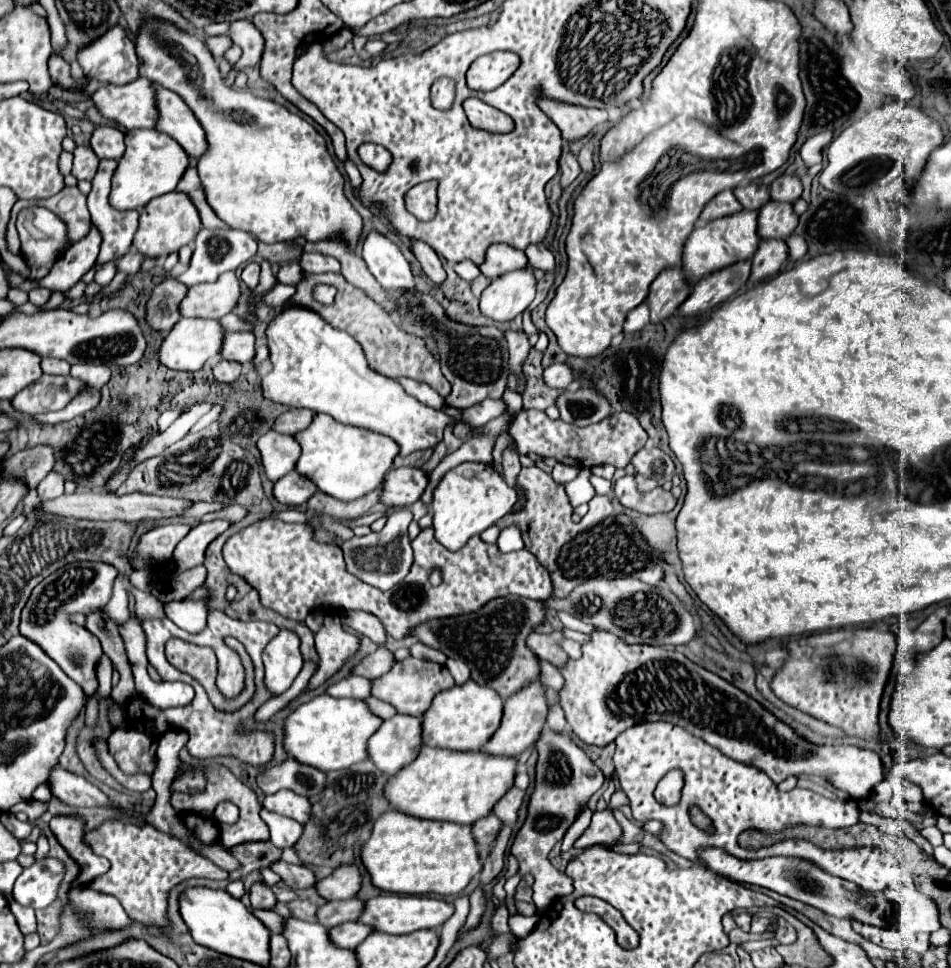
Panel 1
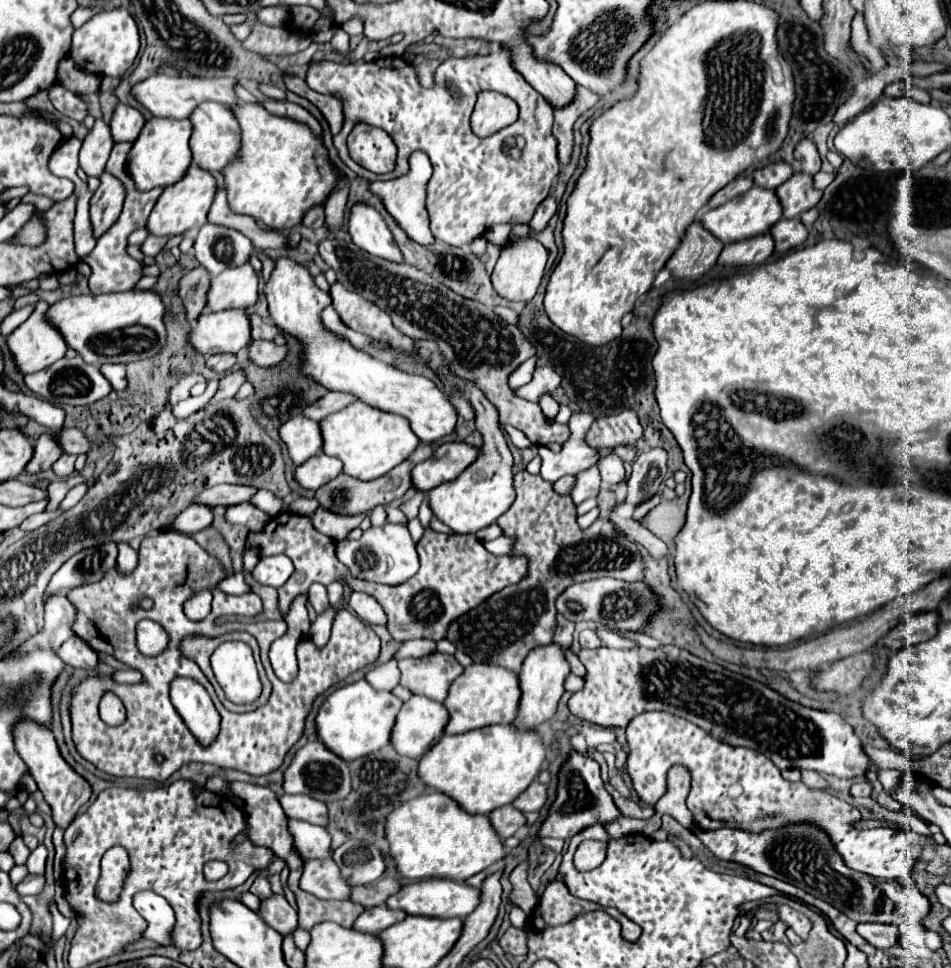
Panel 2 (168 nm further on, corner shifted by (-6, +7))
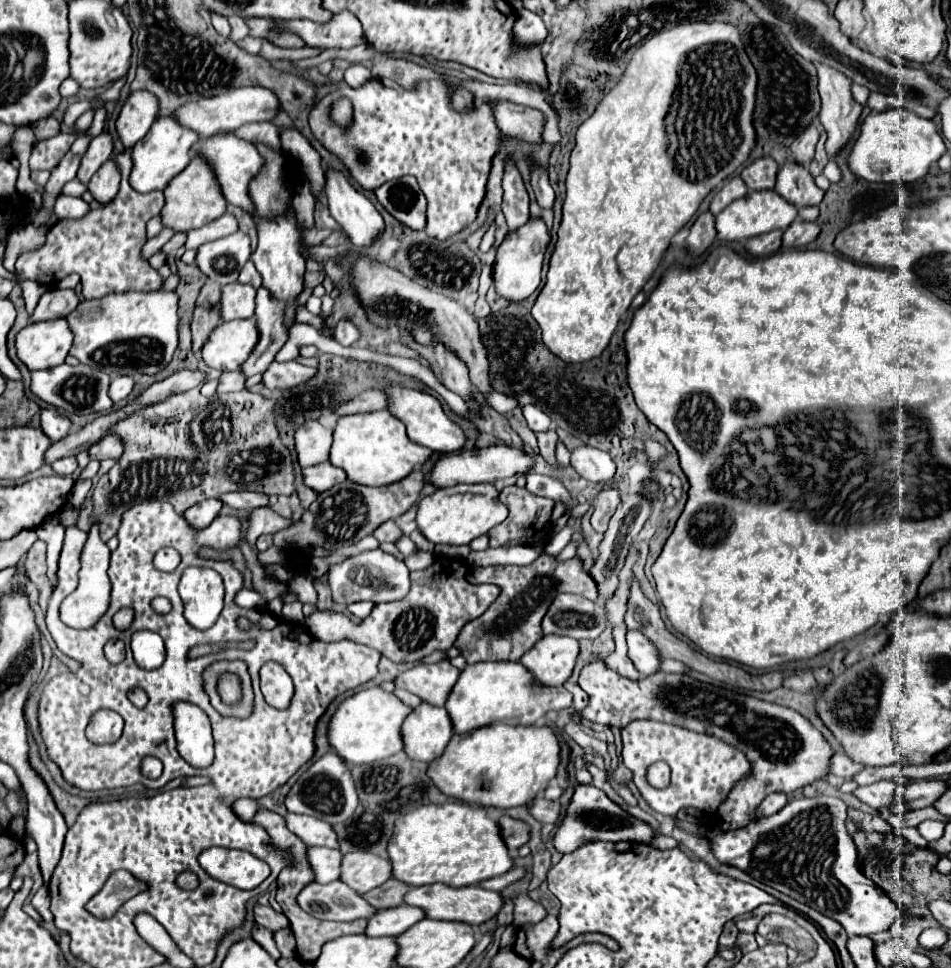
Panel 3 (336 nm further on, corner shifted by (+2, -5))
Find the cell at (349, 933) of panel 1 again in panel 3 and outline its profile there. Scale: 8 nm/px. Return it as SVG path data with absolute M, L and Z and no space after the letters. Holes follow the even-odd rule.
M400 905L394 909L382 909L382 911L376 911L376 915L372 915L368 919L364 935L368 935L368 937L396 937L420 919L424 919L424 913L418 911L418 907Z

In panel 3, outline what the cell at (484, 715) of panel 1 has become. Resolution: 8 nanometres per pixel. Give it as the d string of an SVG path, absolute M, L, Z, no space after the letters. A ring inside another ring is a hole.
M488 661L466 665L446 701L446 711L450 715L454 733L462 735L492 723L534 725L548 711L560 711L570 705L572 705L570 691L566 691L564 687L538 687L530 679L530 673L522 663Z

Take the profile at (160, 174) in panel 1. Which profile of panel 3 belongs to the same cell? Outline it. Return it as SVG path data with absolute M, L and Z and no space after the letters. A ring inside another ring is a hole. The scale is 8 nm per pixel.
M160 117L152 123L150 131L132 147L132 171L130 171L130 185L138 193L150 193L150 191L162 191L180 171L186 169L190 163L190 149L200 137L186 129L180 127L174 119L170 117Z

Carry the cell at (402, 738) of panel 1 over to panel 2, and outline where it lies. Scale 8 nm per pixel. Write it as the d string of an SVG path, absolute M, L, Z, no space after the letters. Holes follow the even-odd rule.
M414 695L406 701L398 713L392 745L400 755L422 757L444 735L448 723L448 711L444 703L432 701L422 695Z

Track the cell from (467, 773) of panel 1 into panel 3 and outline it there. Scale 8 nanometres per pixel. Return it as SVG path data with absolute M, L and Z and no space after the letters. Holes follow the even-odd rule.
M494 723L468 735L454 735L444 753L428 765L432 783L458 801L478 807L510 809L542 795L560 763L558 737L550 727L510 727Z

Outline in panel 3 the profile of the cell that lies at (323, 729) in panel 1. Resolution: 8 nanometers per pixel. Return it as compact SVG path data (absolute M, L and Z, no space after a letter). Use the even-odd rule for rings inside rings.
M380 687L362 689L344 699L344 703L340 703L336 713L330 717L328 743L338 753L338 757L342 757L342 761L346 761L346 765L350 767L386 759L402 751L400 725L410 711L412 709L408 705L404 705L392 693L384 693Z

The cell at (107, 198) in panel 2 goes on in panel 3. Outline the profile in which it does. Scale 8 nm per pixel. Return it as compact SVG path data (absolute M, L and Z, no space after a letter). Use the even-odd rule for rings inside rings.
M106 161L88 183L88 191L100 205L108 205L116 197L118 185L120 185L120 173L112 161Z

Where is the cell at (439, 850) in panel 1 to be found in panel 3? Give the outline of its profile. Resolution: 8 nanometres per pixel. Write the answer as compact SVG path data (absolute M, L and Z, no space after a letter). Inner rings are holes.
M458 802L418 807L398 819L388 843L394 879L410 887L432 883L464 887L502 875L512 867L512 857L502 843L498 823L488 817L486 809Z

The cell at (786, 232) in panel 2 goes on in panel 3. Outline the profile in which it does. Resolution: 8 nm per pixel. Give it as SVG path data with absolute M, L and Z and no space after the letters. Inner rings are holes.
M796 219L782 235L782 247L784 249L800 249L816 239L820 233L820 227L816 223L806 223Z

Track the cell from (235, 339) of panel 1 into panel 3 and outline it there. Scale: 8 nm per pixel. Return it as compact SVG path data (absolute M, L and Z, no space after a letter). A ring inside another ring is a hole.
M272 361L270 367L268 367L268 369L264 371L264 375L262 375L262 383L264 383L270 391L290 389L290 387L296 387L296 385L308 381L314 373L316 373L316 369L312 369L312 367L302 367L302 365L298 365L296 361L286 361L286 363Z

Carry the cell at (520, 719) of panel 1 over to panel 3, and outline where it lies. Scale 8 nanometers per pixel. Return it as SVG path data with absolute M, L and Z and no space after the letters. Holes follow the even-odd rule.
M560 635L542 637L520 663L532 673L534 681L544 687L556 687L568 681L578 657L578 641Z

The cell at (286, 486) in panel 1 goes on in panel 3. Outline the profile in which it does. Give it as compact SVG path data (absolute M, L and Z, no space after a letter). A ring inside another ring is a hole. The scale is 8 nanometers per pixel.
M320 463L320 465L312 465L302 469L302 477L304 477L304 485L310 487L316 493L322 493L330 487L334 487L336 483L346 479L346 473L340 467L334 467L332 463Z

